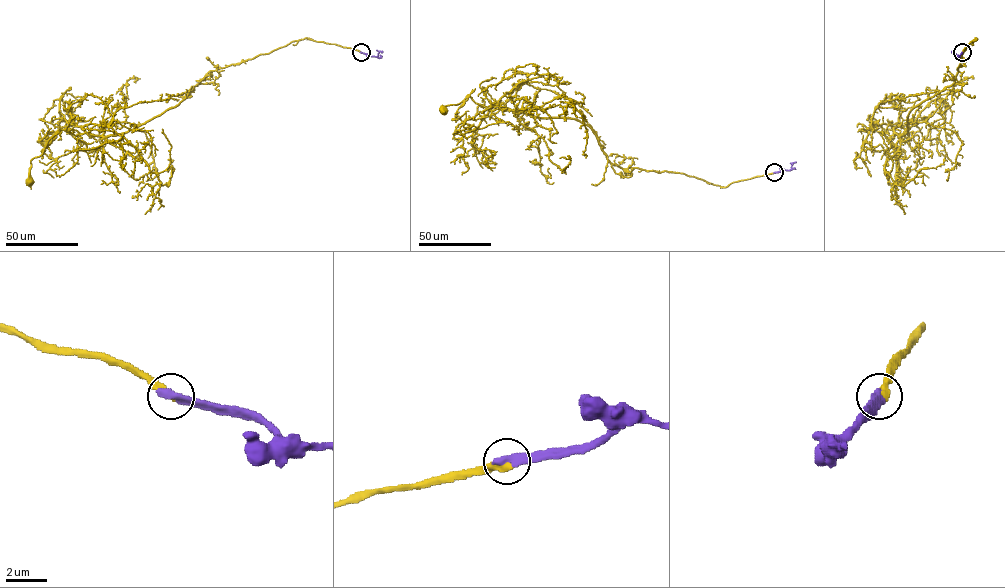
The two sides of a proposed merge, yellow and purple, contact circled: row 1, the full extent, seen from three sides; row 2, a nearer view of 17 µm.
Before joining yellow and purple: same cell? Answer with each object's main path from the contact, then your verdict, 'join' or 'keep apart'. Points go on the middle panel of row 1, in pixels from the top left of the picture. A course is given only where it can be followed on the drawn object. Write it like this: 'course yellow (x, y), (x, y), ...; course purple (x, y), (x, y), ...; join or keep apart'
course yellow (774, 172), (721, 187), (622, 169), (573, 119), (488, 110), (469, 95), (441, 108); course purple (774, 172), (790, 170), (796, 161); join

